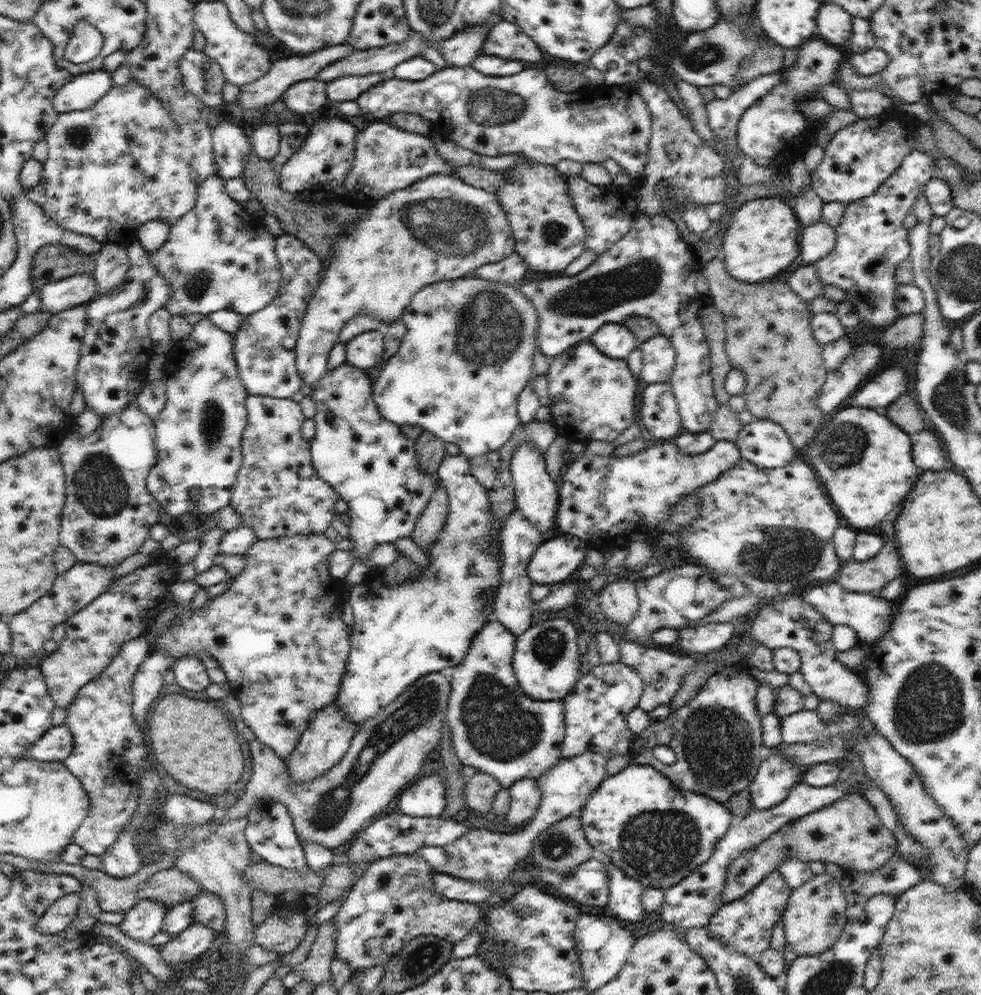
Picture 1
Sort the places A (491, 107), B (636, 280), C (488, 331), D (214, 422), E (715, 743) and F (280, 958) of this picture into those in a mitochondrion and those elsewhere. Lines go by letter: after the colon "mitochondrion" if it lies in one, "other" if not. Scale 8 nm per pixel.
A: mitochondrion
B: mitochondrion
C: mitochondrion
D: mitochondrion
E: mitochondrion
F: other

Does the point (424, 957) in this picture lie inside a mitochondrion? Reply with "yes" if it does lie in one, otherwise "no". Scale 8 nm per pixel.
yes

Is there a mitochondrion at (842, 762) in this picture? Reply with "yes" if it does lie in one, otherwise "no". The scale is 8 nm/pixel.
no

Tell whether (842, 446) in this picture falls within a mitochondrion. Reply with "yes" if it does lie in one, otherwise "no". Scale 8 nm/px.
yes

